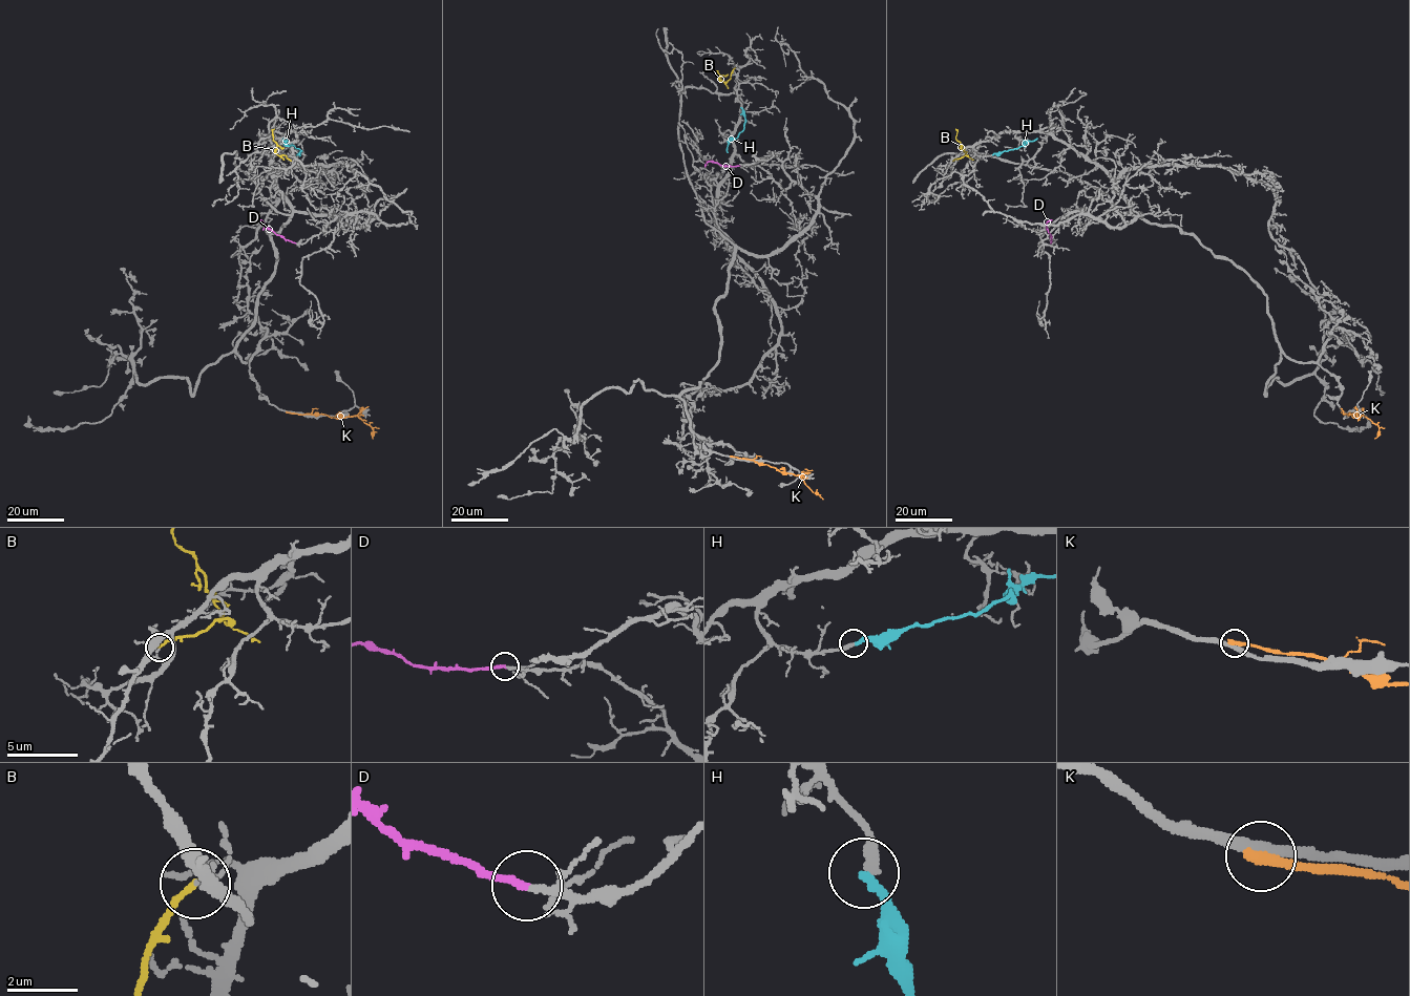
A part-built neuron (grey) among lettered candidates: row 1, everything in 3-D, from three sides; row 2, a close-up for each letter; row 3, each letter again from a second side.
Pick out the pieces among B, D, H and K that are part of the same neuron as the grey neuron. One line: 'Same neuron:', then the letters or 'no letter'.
Same neuron: D

